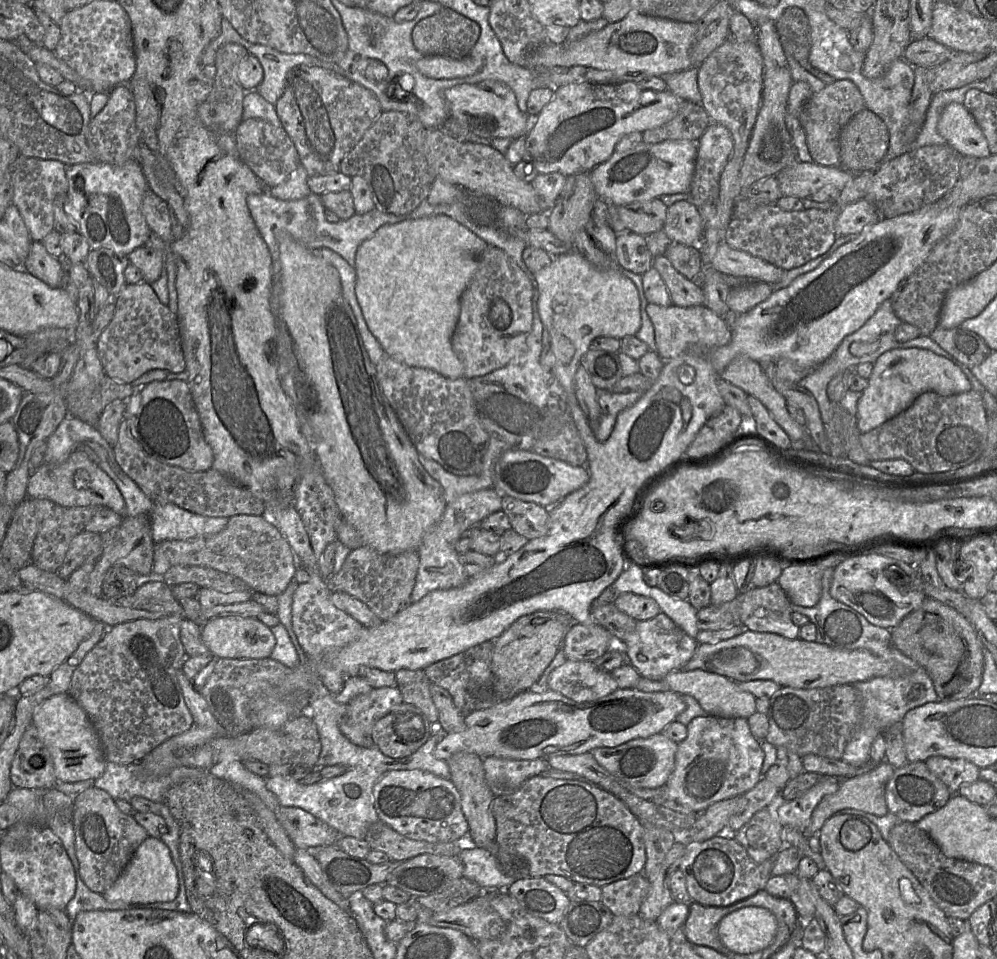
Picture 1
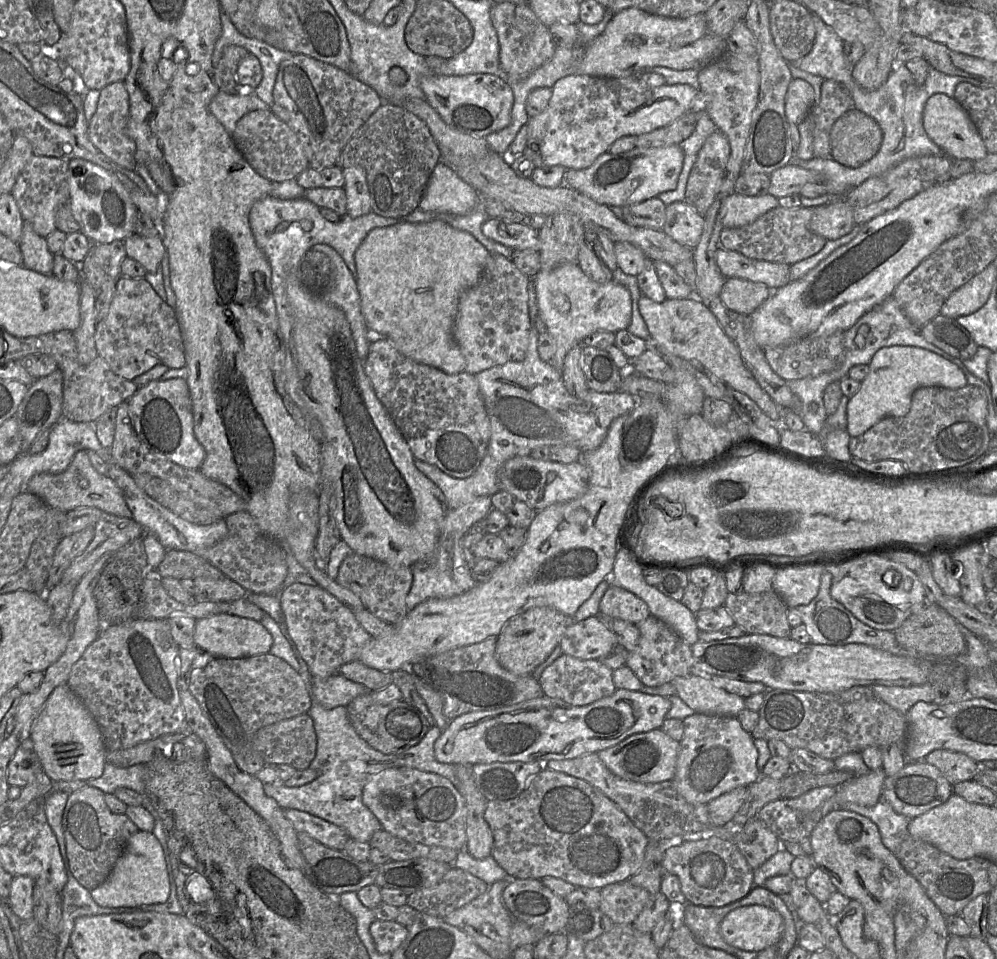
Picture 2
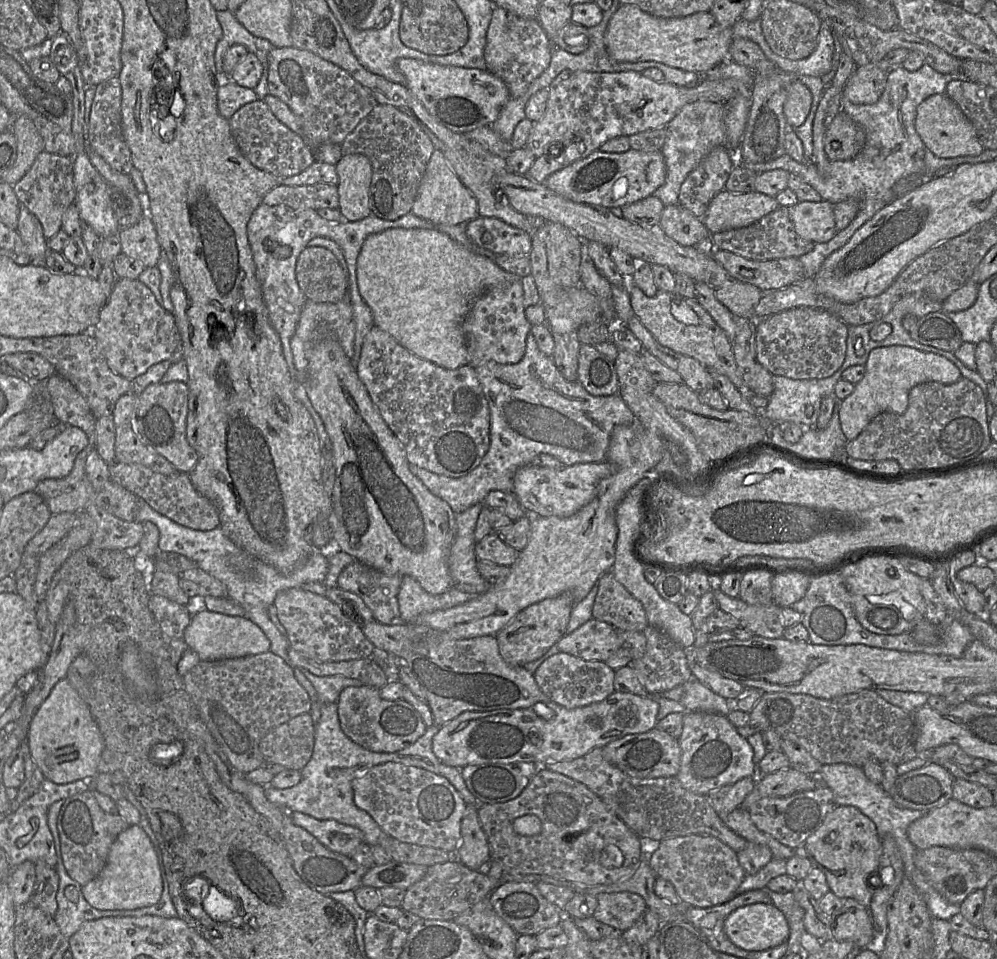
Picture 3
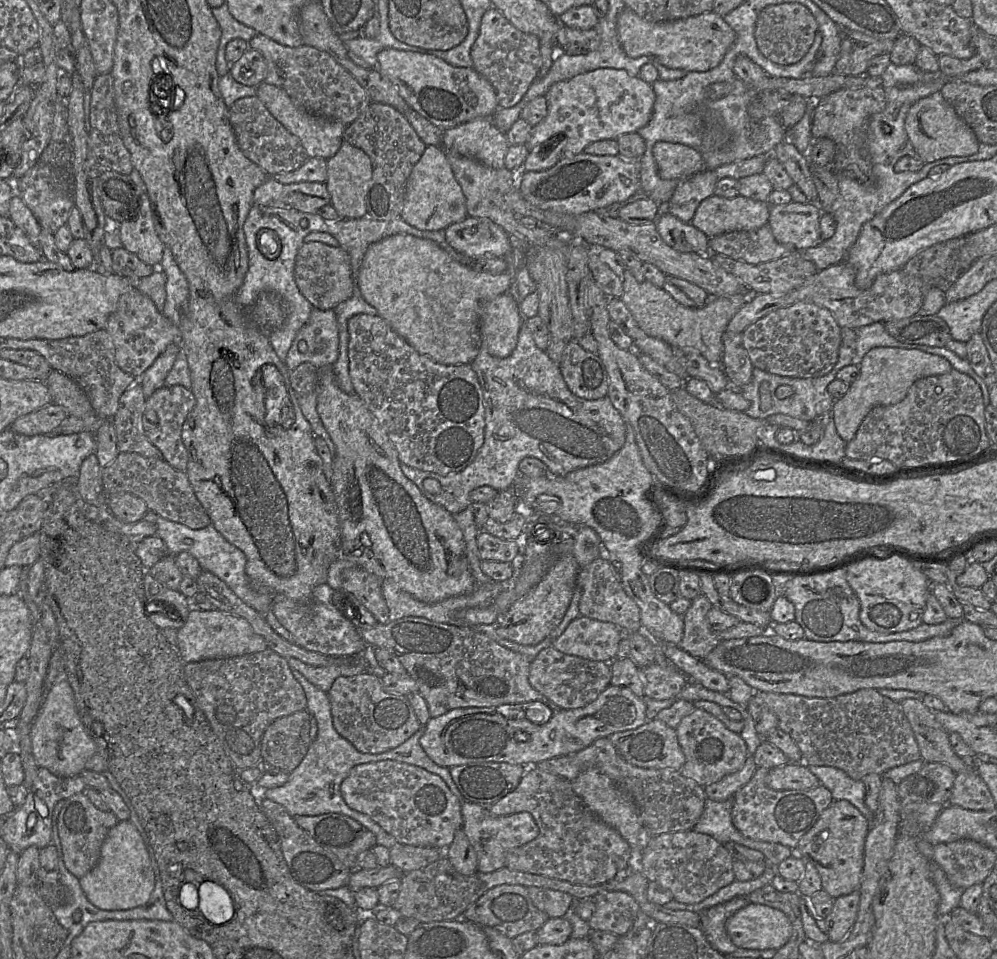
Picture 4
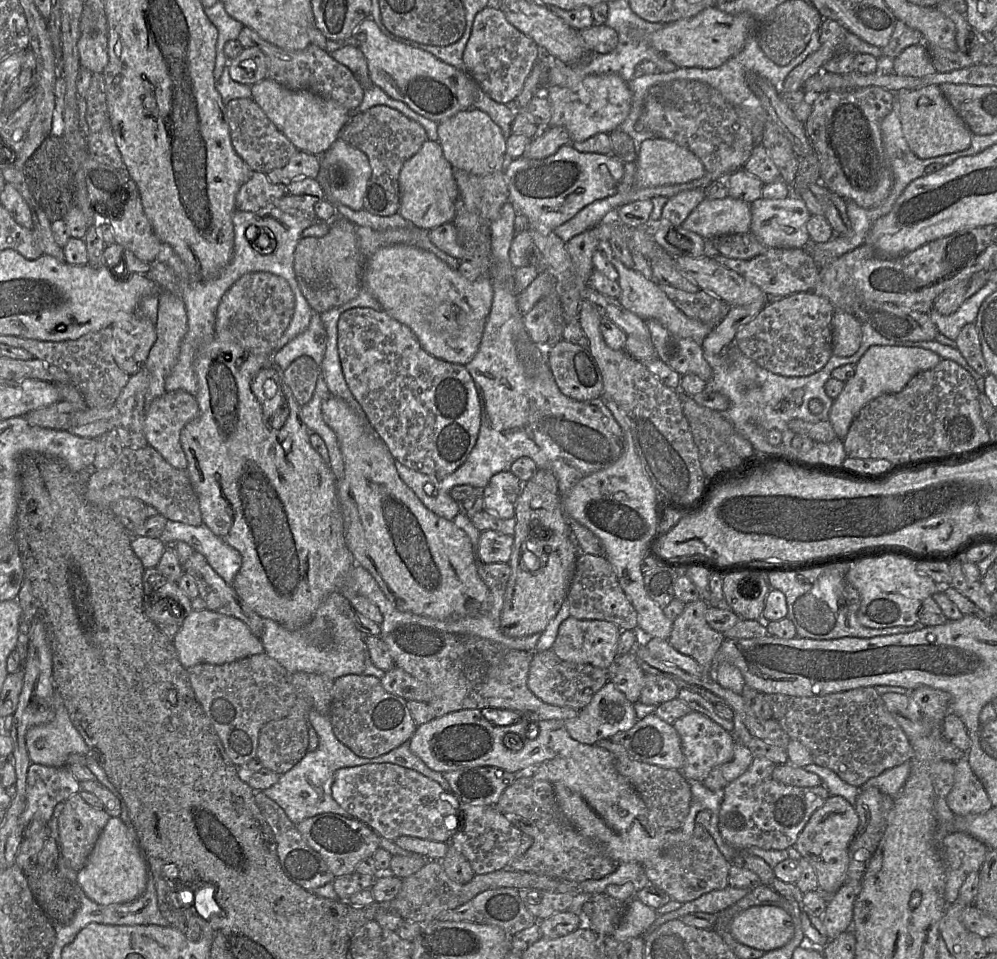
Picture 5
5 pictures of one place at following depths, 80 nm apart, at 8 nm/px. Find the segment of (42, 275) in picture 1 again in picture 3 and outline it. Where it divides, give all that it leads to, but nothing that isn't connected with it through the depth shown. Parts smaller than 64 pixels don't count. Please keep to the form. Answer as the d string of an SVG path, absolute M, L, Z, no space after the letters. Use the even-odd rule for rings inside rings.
M24 206L19 208L17 231L32 263L43 263L48 247L39 220Z

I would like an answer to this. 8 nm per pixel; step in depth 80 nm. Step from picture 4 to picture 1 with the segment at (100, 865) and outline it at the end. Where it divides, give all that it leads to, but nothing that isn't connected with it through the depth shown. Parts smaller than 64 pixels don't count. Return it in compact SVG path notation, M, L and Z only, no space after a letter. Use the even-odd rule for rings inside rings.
M147 837L137 848L116 882L102 895L108 902L154 903L174 900L179 892L179 878L170 849L159 839Z

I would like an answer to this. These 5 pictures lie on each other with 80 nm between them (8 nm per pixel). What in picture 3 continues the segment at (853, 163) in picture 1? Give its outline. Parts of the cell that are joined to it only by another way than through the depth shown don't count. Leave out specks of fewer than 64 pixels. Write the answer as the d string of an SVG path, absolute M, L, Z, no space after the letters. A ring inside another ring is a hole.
M841 110L826 129L824 150L831 162L845 161L858 155L865 142L864 130Z

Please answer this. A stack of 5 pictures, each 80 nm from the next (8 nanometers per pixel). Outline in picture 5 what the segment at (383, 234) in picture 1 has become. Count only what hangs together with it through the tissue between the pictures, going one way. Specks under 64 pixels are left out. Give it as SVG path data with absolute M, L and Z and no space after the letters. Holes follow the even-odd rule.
M379 242L363 260L361 281L362 289L375 297L390 317L409 327L428 354L465 366L478 352L493 301L493 282L489 276L469 281L432 252L402 242Z

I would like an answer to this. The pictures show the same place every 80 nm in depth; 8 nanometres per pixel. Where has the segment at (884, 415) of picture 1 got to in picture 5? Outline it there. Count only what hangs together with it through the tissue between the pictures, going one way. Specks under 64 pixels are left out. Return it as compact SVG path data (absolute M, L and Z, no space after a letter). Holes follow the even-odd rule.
M871 346L855 365L855 374L847 382L839 396L833 400L828 421L837 438L844 440L853 419L871 400L883 394L895 394L904 389L918 373L934 368L941 357L927 349L903 346Z

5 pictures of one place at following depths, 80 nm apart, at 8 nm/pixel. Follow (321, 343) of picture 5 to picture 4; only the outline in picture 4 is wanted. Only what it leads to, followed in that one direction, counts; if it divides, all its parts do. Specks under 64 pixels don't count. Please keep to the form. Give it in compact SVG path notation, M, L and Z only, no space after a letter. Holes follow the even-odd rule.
M314 307L307 323L294 338L284 364L290 371L304 362L312 363L319 369L326 365L332 365L337 360L338 354L339 326L334 309L320 310Z

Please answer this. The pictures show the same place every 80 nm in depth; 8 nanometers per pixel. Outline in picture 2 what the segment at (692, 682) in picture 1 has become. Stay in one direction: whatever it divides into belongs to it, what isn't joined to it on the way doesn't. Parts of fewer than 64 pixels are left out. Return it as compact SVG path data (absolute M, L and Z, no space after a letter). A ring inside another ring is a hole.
M689 674L674 678L676 695L696 713L737 716L745 709L745 698L716 687L707 677Z

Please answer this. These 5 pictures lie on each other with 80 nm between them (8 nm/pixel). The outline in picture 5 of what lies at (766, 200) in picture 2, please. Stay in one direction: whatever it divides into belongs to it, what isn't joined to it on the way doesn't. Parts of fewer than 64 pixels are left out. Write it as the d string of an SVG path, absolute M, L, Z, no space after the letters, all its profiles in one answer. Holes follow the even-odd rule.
M726 197L704 199L686 218L681 226L695 232L705 240L750 231L750 203Z

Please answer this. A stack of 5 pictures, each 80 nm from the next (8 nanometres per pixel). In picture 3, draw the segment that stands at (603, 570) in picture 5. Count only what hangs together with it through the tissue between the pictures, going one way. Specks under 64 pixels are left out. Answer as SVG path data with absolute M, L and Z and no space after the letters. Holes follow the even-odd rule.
M612 572L597 581L598 592L592 608L592 617L609 623L617 630L641 631L648 621L642 603L619 583Z

